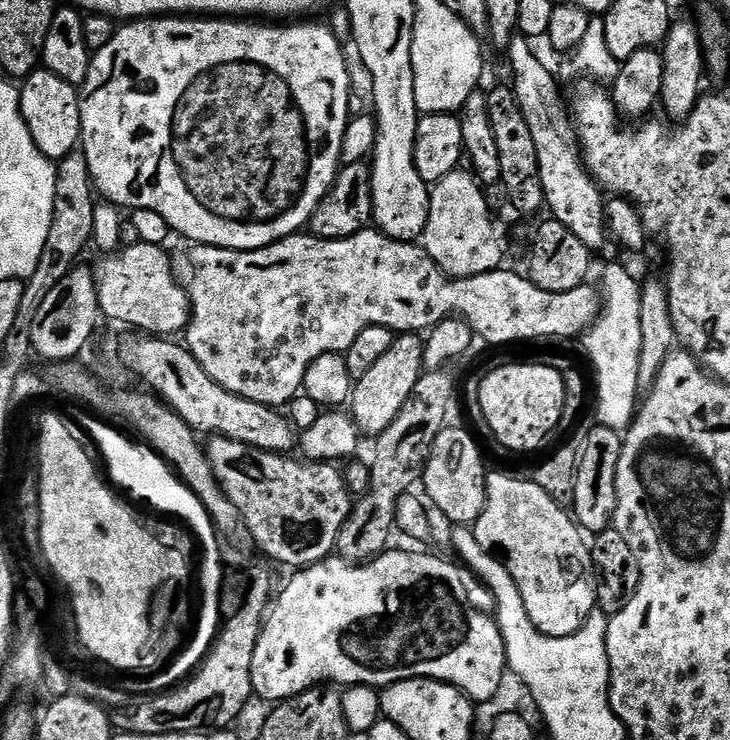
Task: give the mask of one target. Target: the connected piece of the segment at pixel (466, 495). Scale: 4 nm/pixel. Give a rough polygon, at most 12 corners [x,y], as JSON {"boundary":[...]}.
{"boundary":[[446,426],[430,450],[423,495],[453,525],[486,506],[484,456]]}

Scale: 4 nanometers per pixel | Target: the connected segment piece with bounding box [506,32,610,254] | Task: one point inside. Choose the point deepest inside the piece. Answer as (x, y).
(575, 199)

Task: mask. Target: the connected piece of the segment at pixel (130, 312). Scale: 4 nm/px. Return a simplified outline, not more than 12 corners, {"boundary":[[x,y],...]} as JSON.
{"boundary":[[129,244],[95,269],[100,310],[172,338],[192,318],[159,244]]}

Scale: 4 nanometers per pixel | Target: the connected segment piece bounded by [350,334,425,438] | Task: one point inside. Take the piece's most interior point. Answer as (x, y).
(377, 398)

